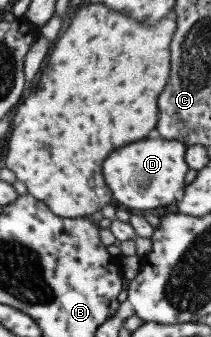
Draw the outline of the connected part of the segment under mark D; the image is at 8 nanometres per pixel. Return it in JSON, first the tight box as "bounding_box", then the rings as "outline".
{"bounding_box":[102,139,189,213],"outline":[[[148,139],[126,144],[112,150],[102,162],[102,176],[118,204],[124,204],[133,213],[150,208],[174,205],[183,195],[183,178],[189,169],[183,159],[185,144],[177,140]]]}

